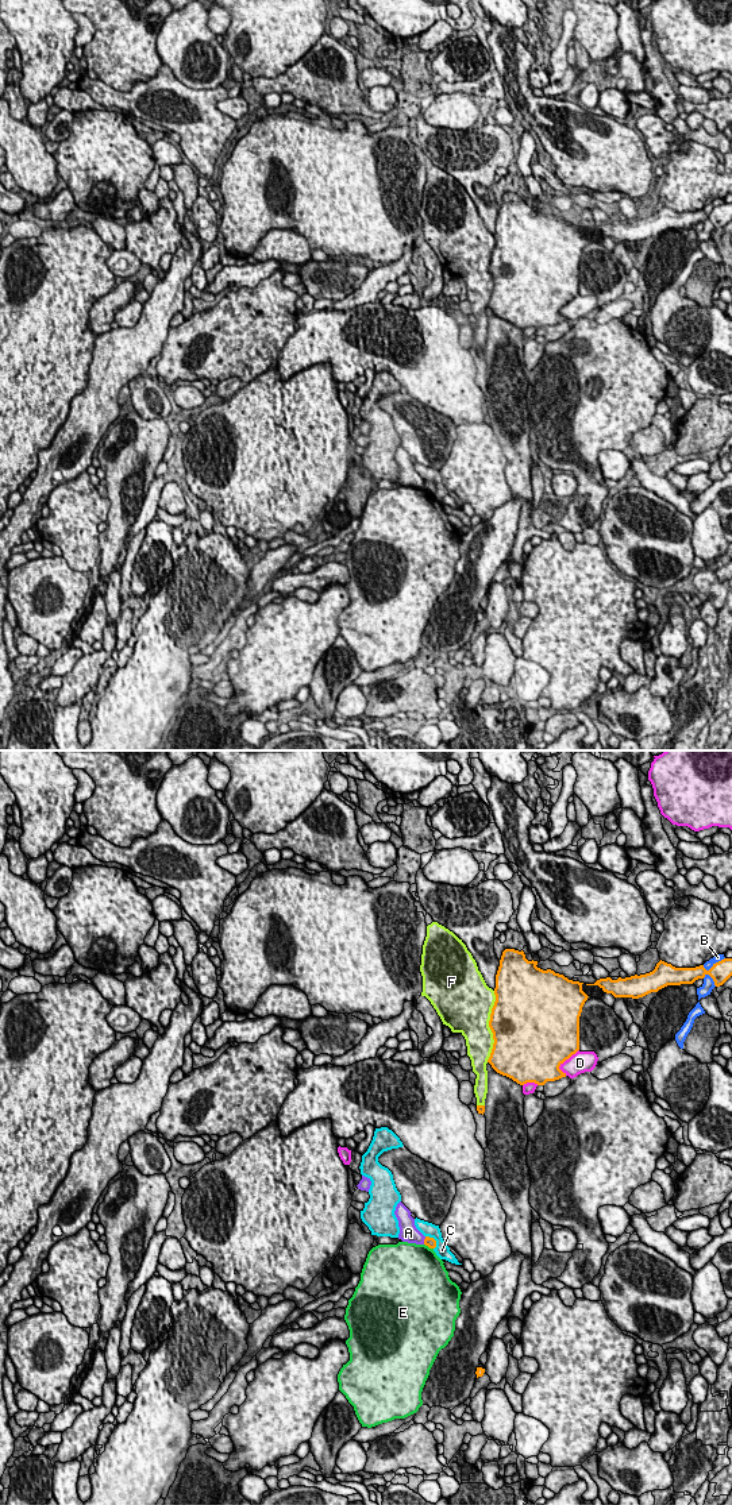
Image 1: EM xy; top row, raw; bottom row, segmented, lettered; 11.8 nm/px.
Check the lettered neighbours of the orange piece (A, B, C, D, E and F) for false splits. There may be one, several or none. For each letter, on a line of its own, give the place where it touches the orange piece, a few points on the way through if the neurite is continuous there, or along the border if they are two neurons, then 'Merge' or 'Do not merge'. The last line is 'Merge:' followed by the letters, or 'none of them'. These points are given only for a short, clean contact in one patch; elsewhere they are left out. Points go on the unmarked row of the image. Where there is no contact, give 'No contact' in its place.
A: Touches orange at xy (424, 485). Do not merge
B: Touches orange at xy (713, 208). Do not merge
C: Touches orange at xy (435, 485). Do not merge
D: Touches orange at xy (565, 304). Do not merge
E: Touches orange at xy (428, 490). Do not merge
F: Touches orange at xy (489, 270). Do not merge
Merge: none of them

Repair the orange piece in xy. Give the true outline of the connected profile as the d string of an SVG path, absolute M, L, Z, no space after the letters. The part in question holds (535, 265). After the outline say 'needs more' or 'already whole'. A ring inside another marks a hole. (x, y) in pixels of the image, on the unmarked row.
M505 193L496 219L496 246L492 252L489 271L493 277L493 293L488 306L492 312L520 329L535 327L544 329L566 321L559 310L579 294L579 261L587 239L579 225L573 225L551 213L543 215L536 211L538 205L528 205L524 196Z | already whole

